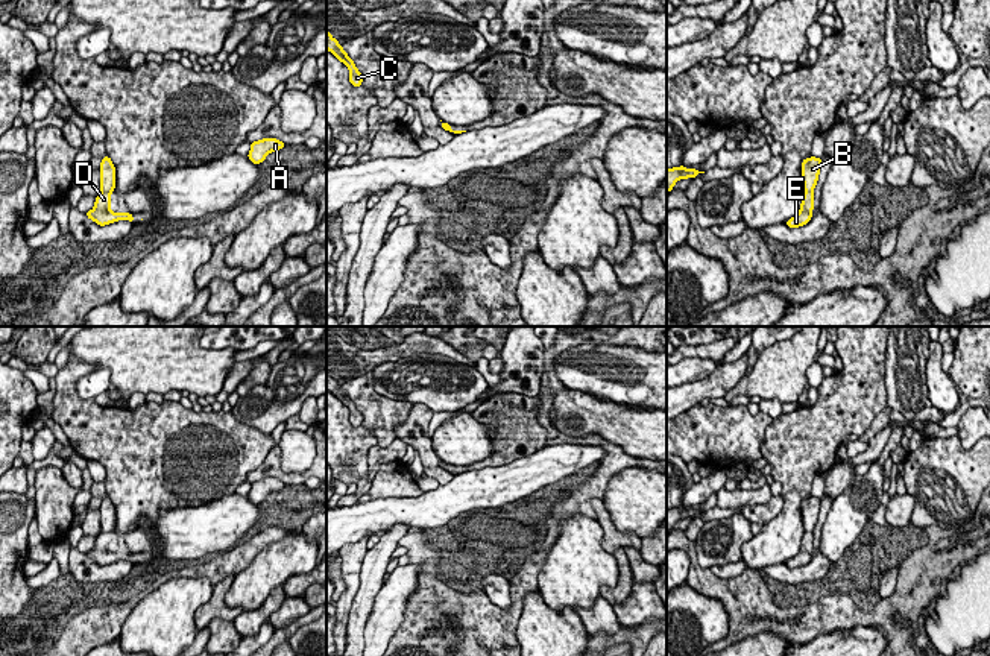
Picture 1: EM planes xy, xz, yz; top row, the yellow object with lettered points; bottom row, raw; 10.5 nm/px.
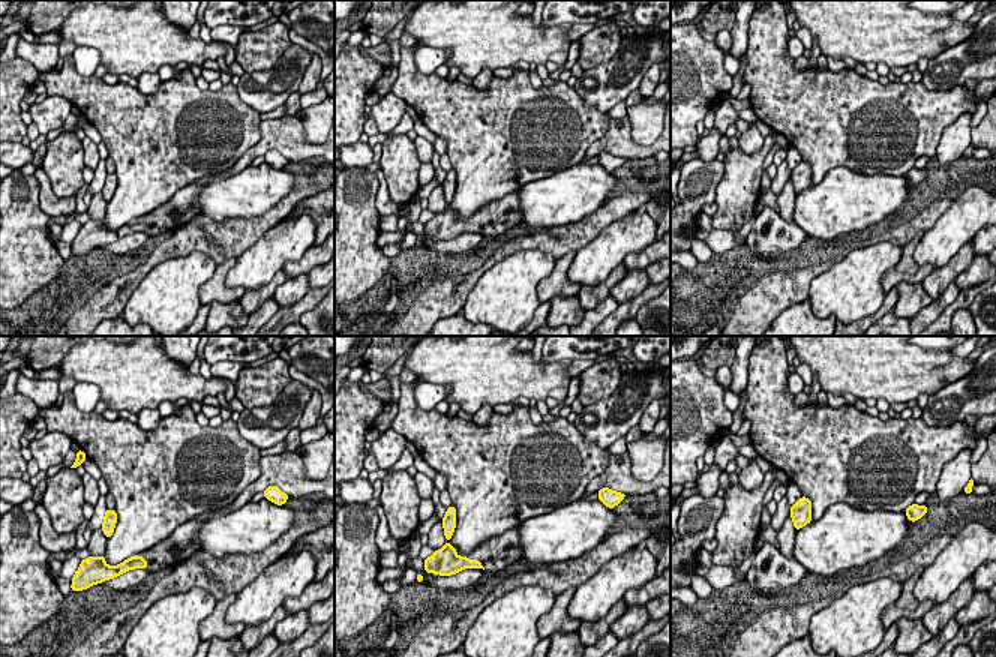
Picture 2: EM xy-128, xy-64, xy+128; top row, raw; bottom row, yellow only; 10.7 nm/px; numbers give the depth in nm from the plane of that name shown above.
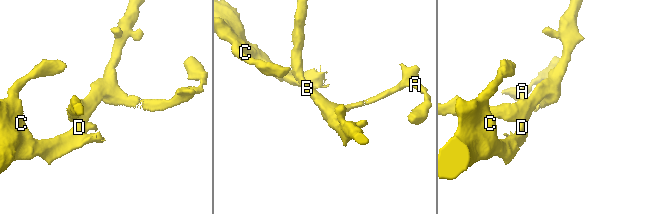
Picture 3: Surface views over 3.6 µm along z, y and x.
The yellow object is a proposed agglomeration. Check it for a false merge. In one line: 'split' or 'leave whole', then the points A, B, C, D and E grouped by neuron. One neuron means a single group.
split | A B / C D E

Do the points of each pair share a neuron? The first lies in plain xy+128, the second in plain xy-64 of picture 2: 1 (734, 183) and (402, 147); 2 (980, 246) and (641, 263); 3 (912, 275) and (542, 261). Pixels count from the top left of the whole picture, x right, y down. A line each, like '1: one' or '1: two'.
1: one
2: one
3: two

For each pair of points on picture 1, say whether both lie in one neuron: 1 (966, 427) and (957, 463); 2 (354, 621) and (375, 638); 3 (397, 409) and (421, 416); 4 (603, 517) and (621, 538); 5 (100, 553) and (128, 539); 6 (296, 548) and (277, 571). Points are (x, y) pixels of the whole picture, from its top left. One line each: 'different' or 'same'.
1: different
2: different
3: different
4: same
5: same
6: same

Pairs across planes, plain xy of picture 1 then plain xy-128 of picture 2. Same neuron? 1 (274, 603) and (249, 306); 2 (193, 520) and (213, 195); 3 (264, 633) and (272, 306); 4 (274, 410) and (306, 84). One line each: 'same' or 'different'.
1: same
2: same
3: same
4: different

